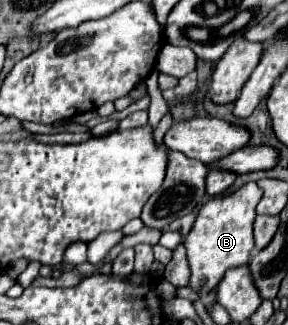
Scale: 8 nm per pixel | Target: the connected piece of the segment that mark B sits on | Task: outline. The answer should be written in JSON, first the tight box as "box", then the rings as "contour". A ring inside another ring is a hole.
{"box":[184,183,262,297],"contour":[[[246,183],[238,191],[226,197],[214,197],[198,211],[196,223],[192,231],[186,235],[184,245],[188,253],[188,263],[192,269],[188,287],[196,291],[200,297],[206,297],[216,285],[222,281],[224,273],[234,267],[248,265],[254,253],[254,237],[252,237],[252,223],[254,223],[254,209],[262,197],[262,189],[256,183]]]}

